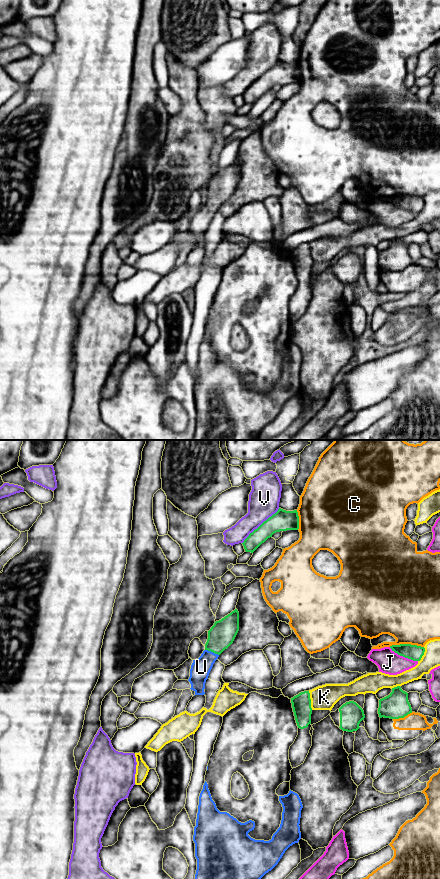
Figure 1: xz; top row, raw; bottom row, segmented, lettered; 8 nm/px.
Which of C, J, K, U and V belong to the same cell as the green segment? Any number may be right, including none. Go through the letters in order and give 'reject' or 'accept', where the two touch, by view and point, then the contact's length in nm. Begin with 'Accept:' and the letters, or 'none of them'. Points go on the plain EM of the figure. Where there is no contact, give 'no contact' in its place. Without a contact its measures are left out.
Accept: U
C: reject; meets green in xz at (406, 196); contact 280 nm long
J: reject; meets green in xz at (403, 208); contact 260 nm long
K: reject; meets green in xz at (310, 252); contact 160 nm long
U: accept; meets green in xz at (212, 203); contact 120 nm long
V: reject; meets green in xz at (260, 77); contact 420 nm long

